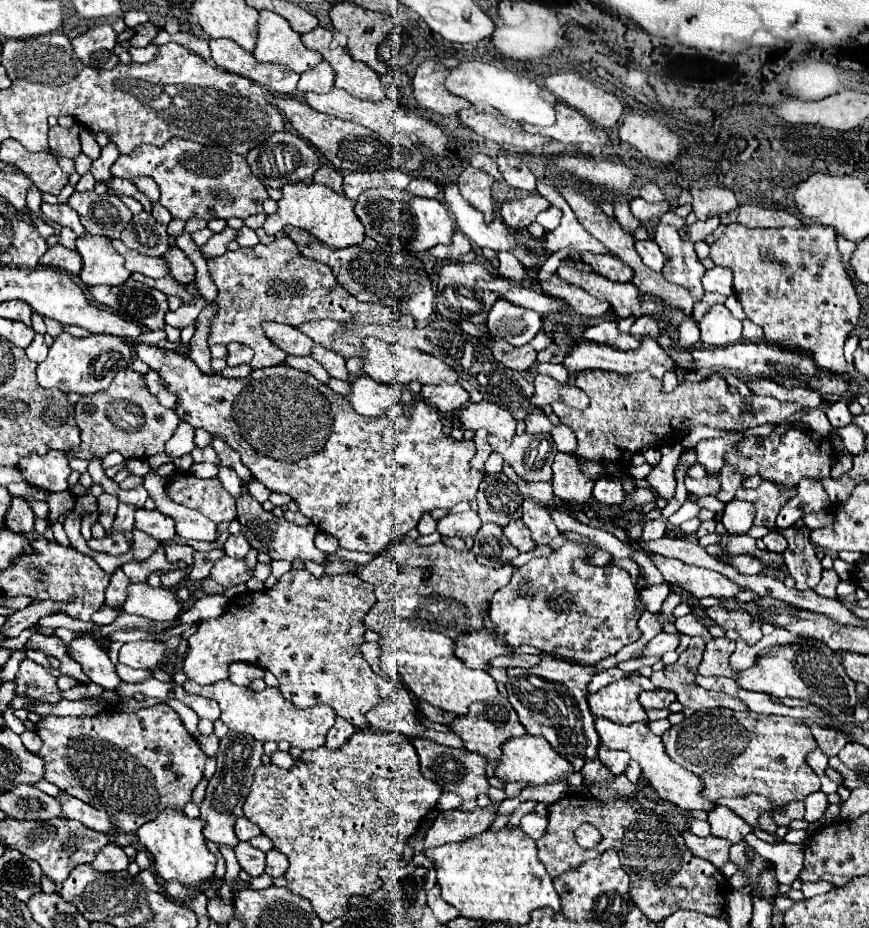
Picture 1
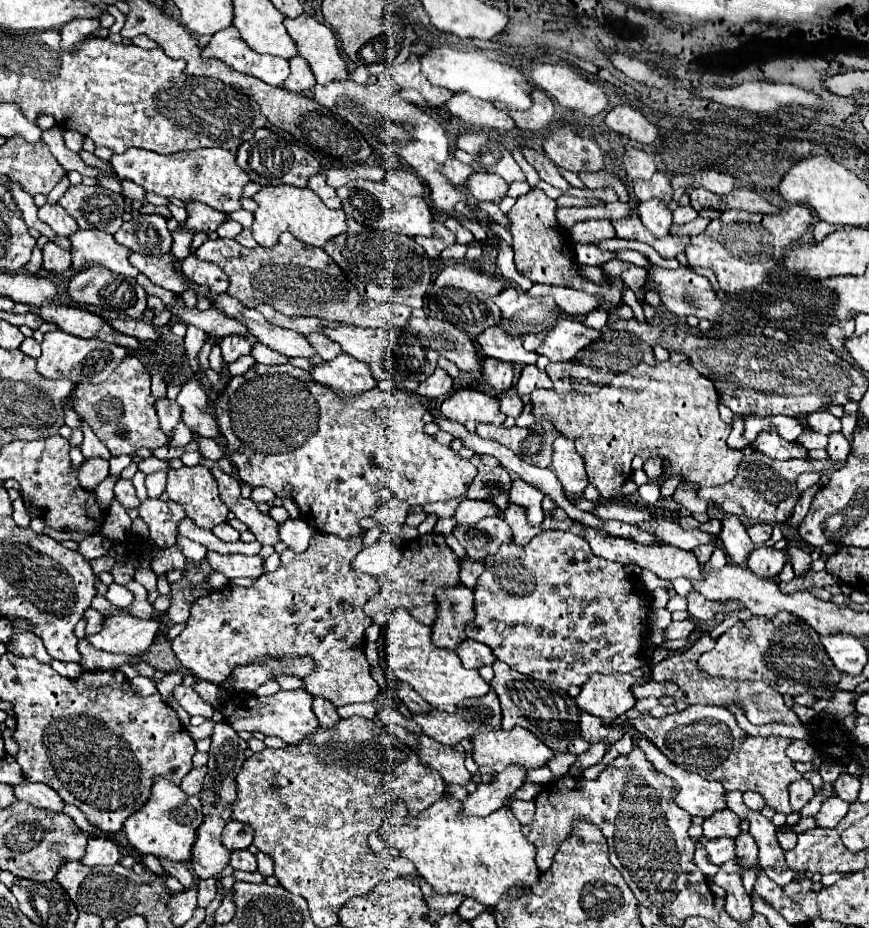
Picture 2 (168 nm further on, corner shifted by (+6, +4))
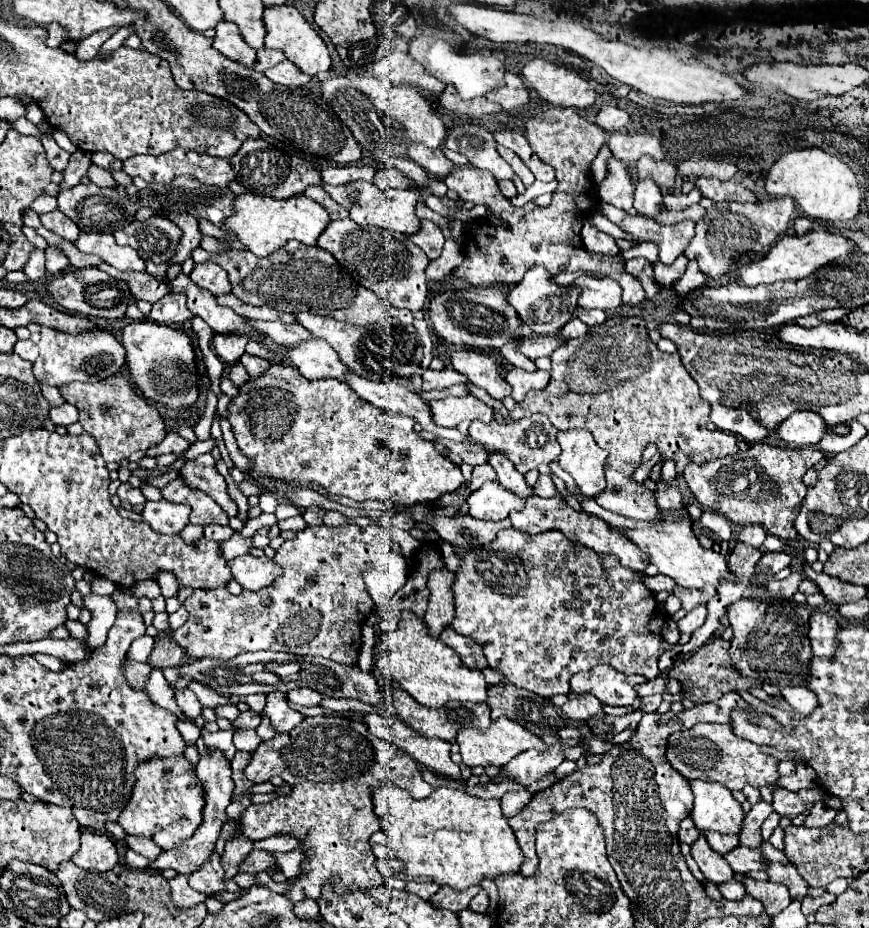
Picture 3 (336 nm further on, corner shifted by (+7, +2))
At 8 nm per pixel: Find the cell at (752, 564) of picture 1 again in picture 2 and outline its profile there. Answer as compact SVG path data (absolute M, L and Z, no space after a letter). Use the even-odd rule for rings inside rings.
M759 547L749 555L747 567L751 573L757 573L759 577L777 579L785 561L787 561L785 551L777 551L773 547Z

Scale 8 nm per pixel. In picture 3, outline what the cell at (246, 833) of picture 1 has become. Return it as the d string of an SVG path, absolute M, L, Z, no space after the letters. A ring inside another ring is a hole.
M244 835L234 837L232 841L226 843L224 855L222 855L222 867L226 871L226 879L232 879L238 873L238 865L248 857L252 851L252 841Z

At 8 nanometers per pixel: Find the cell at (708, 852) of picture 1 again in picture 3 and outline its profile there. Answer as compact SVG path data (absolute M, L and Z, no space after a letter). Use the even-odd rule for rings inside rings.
M738 845L734 851L726 853L724 859L730 863L734 873L750 873L750 871L766 871L766 859L760 849L750 849Z

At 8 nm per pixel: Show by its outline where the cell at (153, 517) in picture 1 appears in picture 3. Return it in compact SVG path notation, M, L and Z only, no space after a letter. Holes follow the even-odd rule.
M146 501L142 517L144 521L162 535L178 535L188 525L190 507L170 503L170 501Z

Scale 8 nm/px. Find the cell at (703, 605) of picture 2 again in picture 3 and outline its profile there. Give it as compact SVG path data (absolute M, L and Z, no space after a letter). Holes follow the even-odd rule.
M676 585L674 591L672 591L672 595L676 595L676 597L680 599L680 603L682 603L682 607L684 607L686 611L690 611L690 609L694 609L696 605L708 601L708 599L713 597L715 594L716 588L714 585L707 585L701 589L686 588Z

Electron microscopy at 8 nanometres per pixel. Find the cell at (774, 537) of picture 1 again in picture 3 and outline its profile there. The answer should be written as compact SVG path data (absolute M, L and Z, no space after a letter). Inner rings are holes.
M748 525L744 527L740 533L738 533L738 541L744 543L744 545L750 545L750 547L760 547L762 541L766 539L766 531L758 525Z

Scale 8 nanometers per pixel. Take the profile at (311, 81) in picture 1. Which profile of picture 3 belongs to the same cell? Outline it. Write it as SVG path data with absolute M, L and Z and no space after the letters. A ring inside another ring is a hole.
M284 59L282 63L278 63L276 67L270 67L268 71L264 71L264 75L268 79L272 79L274 83L280 83L280 85L286 85L286 87L302 87L302 85L306 85L310 81L310 75L304 75L288 59Z

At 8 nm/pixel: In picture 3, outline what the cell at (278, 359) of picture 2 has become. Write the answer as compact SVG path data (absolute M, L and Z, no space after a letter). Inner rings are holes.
M242 355L240 363L246 367L246 371L248 371L248 375L252 379L262 377L268 371L268 367L270 367L270 361L266 361L262 357L254 357L254 355Z

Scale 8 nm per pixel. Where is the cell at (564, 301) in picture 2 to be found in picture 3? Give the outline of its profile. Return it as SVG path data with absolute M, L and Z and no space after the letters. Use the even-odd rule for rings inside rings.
M580 277L576 283L582 287L582 295L578 299L580 307L586 309L616 309L622 305L622 287L616 279L604 277L604 279L592 279L592 277Z

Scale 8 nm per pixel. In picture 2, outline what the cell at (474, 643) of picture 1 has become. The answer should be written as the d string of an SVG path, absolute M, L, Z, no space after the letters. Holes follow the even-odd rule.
M467 587L437 591L437 621L433 629L433 643L443 649L457 649L465 641L465 625L473 621L473 593Z

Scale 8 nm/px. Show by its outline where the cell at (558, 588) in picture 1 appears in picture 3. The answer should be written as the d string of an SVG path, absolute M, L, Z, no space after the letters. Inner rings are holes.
M514 527L500 531L492 543L480 545L462 555L462 563L456 571L452 591L454 591L454 605L456 605L456 617L452 619L452 627L456 629L456 633L472 637L484 649L488 667L500 671L508 679L508 683L512 683L514 687L528 689L540 697L566 695L570 691L570 677L580 671L588 671L598 663L612 665L616 671L626 673L626 675L644 675L646 679L654 679L660 673L658 659L664 653L662 631L668 627L668 617L664 617L664 609L662 609L662 623L658 620L660 619L658 617L658 601L656 601L654 593L644 585L642 573L622 567L618 559L612 559L612 555L596 555L596 551L592 551L580 543L568 541L560 531L548 531L548 533L536 533L536 535L516 531Z

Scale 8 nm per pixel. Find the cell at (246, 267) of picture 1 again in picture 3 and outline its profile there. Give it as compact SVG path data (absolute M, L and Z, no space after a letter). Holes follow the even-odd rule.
M290 241L280 251L270 253L264 259L258 259L250 251L222 251L208 253L202 247L192 251L194 263L218 263L232 283L232 293L244 303L253 306L270 305L280 311L312 311L314 315L334 317L338 321L346 321L352 325L374 325L388 317L388 326L399 327L411 325L414 316L407 309L392 307L388 301L382 301L376 293L358 285L350 273L346 273L338 261L320 247L308 247L300 241Z

